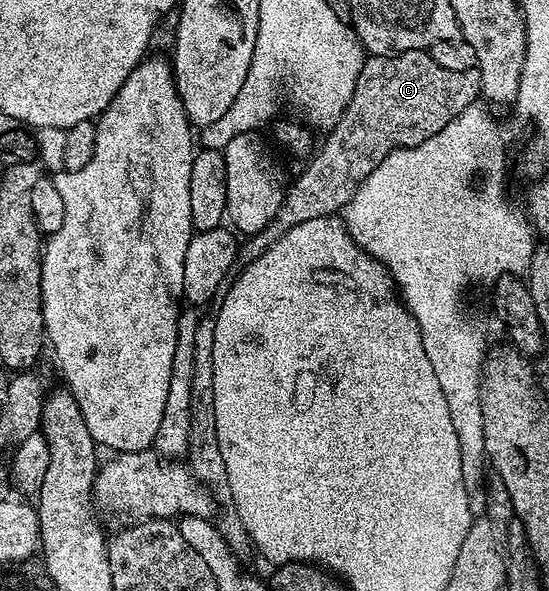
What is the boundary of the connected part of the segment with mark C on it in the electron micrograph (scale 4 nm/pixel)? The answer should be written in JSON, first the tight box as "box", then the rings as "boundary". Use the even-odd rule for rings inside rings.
{"box":[238,49,481,263],"boundary":[[[426,49],[394,53],[392,57],[368,56],[361,67],[361,75],[357,75],[357,87],[353,87],[353,95],[345,111],[341,119],[337,119],[337,123],[324,136],[327,138],[324,139],[319,154],[317,149],[314,156],[306,162],[307,170],[295,182],[287,185],[287,193],[283,196],[281,207],[277,215],[273,215],[271,222],[260,233],[248,236],[242,242],[238,260],[243,263],[256,261],[272,243],[279,241],[281,235],[285,235],[285,231],[293,231],[297,223],[338,214],[349,203],[349,199],[353,199],[355,188],[379,166],[391,145],[396,145],[398,141],[401,148],[412,149],[415,145],[425,143],[425,139],[437,135],[437,131],[441,131],[445,123],[453,123],[453,119],[457,119],[457,115],[461,115],[465,107],[480,100],[480,83],[481,75],[478,68],[467,71],[446,70],[434,62]]]}

